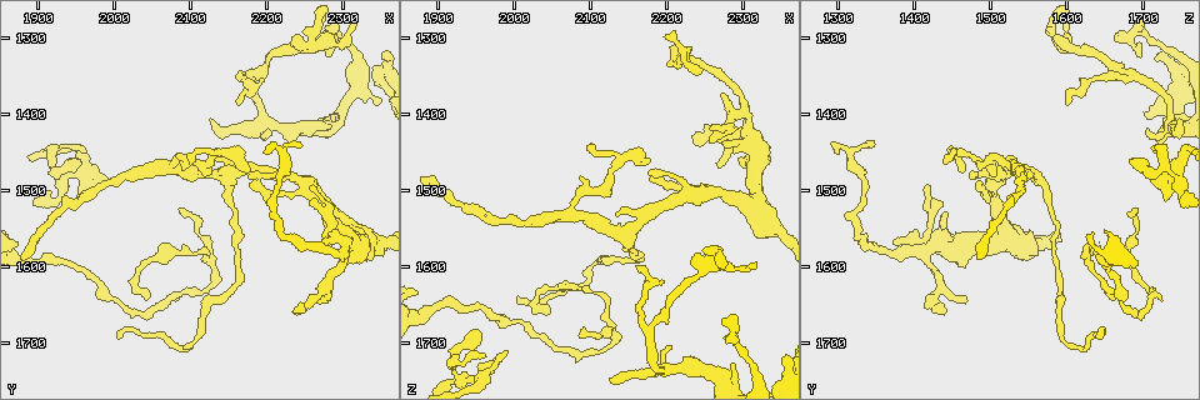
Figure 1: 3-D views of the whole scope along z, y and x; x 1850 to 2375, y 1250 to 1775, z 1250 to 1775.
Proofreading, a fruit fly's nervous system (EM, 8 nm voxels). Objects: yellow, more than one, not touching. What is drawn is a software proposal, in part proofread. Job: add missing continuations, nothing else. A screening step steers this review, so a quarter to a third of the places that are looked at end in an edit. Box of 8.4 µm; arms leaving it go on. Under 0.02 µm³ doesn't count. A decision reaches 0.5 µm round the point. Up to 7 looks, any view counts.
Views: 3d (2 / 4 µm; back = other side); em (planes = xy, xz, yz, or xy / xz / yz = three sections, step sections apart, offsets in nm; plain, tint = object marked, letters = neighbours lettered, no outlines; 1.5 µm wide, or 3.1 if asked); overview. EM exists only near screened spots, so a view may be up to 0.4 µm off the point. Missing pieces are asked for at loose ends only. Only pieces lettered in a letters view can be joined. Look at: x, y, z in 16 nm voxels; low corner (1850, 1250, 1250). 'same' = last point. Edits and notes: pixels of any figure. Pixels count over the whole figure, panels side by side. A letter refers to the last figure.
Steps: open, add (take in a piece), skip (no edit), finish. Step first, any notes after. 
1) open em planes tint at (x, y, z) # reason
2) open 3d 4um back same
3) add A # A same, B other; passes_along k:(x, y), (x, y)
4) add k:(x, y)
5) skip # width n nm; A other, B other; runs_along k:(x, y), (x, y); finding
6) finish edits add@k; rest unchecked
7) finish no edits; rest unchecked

open em yz step 8 letters at (2270, 1565, 1375) # free end

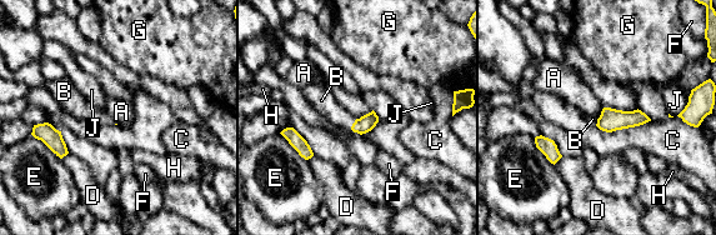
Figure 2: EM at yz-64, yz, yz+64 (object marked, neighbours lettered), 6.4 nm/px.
add B # A other, B same, C other, D other, E other, F other, G other, H other, J other; passes_along 2:(366, 123), (353, 124), (323, 101); the cell continues

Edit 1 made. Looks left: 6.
open em xz step 8 tint at (1965, 1450, 1720) # branch stops here

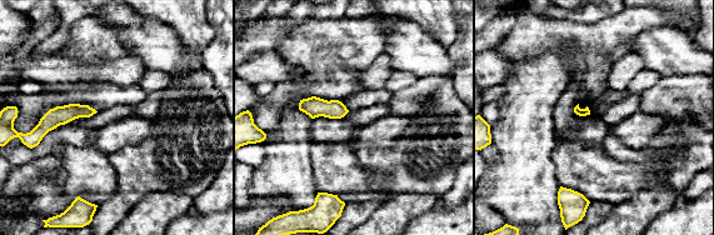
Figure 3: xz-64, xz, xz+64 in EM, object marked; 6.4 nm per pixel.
open em planes letters same # cut it another way

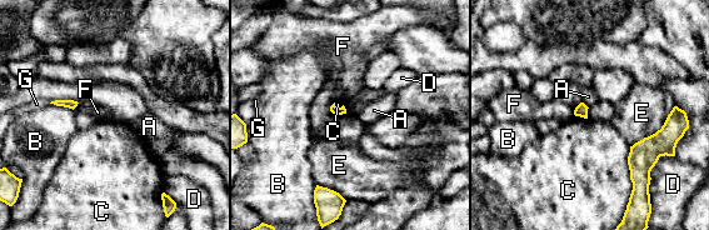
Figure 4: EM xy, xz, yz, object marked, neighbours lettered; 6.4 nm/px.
skip # A other, B other, C other, D other, E other, F other, G other; border 4:(630, 146), (629, 194); no lettered piece goes on from it

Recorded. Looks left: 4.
finish edits add@2; rest unchecked

